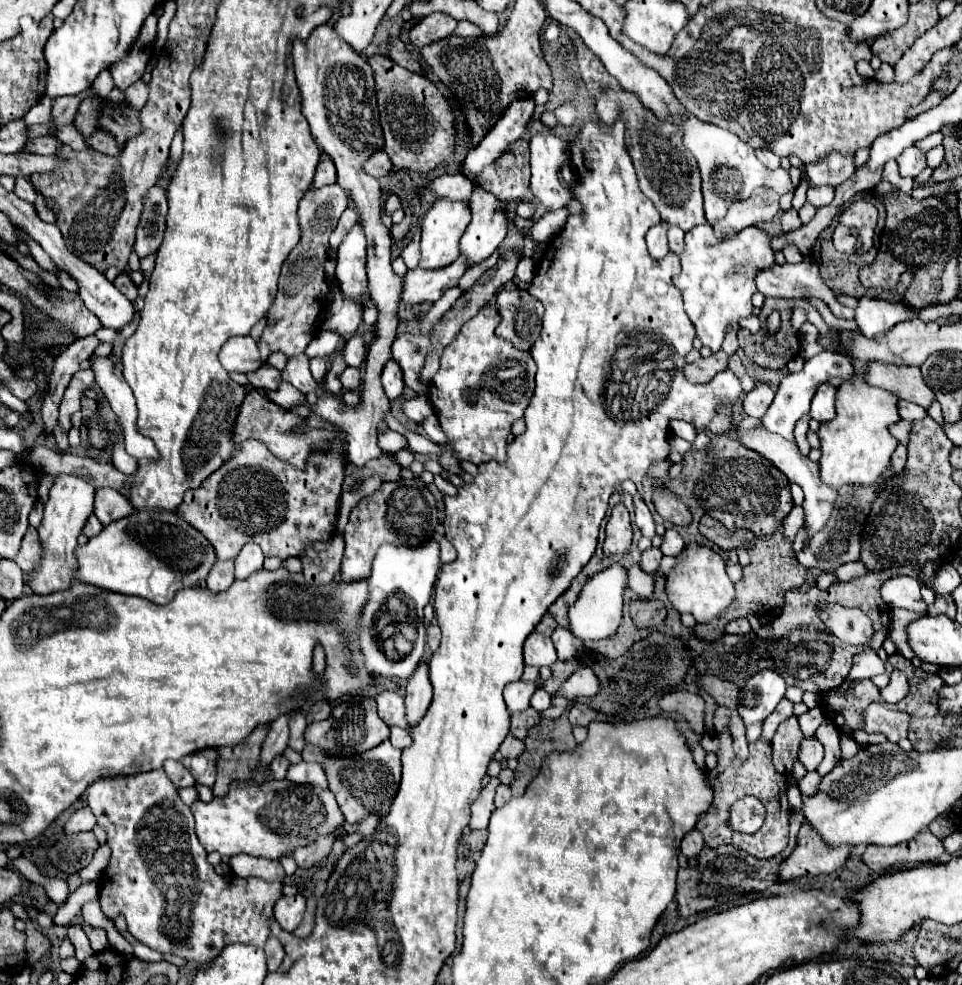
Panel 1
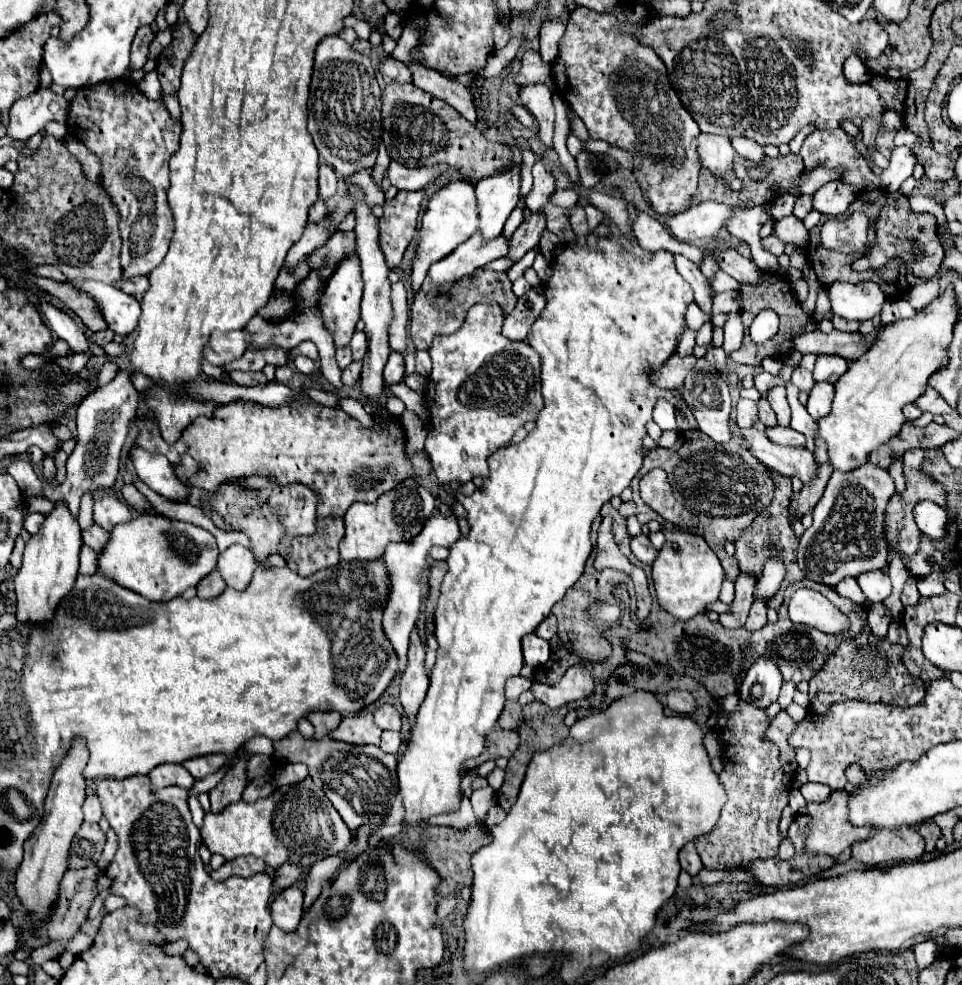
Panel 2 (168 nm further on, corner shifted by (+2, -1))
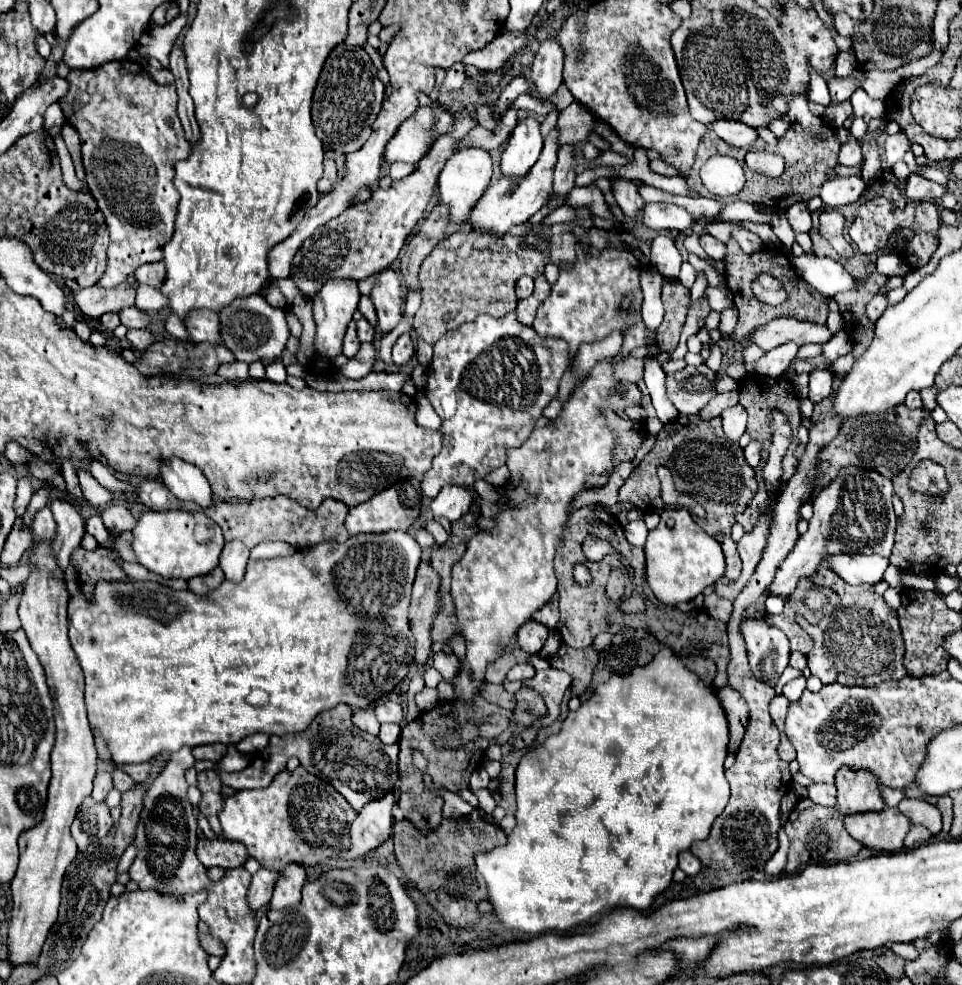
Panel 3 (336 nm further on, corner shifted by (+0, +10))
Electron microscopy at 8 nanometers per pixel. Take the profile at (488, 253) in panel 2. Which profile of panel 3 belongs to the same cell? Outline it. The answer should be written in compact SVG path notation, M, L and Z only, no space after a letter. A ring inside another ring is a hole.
M554 127L548 137L544 139L544 149L540 159L534 163L534 167L522 177L522 183L518 187L512 187L510 177L502 177L494 185L488 187L488 191L482 195L478 205L472 209L472 225L474 231L494 231L498 235L506 233L510 225L522 225L526 223L540 207L550 199L552 195L552 177L554 177L554 167L558 161L558 129Z

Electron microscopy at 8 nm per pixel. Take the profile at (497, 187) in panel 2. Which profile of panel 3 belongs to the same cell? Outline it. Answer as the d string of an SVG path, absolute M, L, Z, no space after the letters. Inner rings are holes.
M534 117L520 119L520 123L510 133L506 151L502 155L500 171L506 177L512 177L514 183L530 171L530 167L538 161L538 155L542 151L542 133L540 133L540 121Z

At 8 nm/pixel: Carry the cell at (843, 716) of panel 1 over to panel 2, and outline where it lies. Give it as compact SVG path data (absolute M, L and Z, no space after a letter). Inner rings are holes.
M868 626L862 634L844 638L840 650L836 650L836 654L822 666L820 674L810 682L810 710L822 714L834 702L846 700L882 702L898 708L920 704L926 696L926 686L902 666L902 654L902 646L890 644L888 638L876 638Z

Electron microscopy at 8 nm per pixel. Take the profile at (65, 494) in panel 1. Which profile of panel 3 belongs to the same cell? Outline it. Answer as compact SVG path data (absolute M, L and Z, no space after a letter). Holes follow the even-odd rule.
M42 541L30 557L34 565L32 575L24 583L20 599L20 621L28 635L30 647L38 655L50 695L54 701L56 719L56 745L52 749L52 781L48 787L48 803L44 821L20 837L20 865L10 883L12 891L12 919L8 923L8 961L12 967L34 965L38 961L40 949L46 941L50 927L58 919L60 907L60 887L64 881L66 867L76 855L76 843L70 835L70 825L74 815L86 795L92 793L92 779L96 775L96 747L94 737L88 727L86 705L84 705L84 675L80 663L68 641L68 591L62 577L62 569L54 563L50 555L50 543Z

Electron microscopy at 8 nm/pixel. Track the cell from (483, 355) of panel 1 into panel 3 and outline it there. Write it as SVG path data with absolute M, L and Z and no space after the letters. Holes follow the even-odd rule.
M510 313L510 315L504 315L504 317L490 317L490 315L480 315L478 319L474 319L472 323L464 323L462 327L454 329L454 331L448 331L436 345L434 345L434 357L430 361L430 367L428 367L428 385L426 385L426 397L430 401L430 405L434 407L434 411L440 415L442 419L442 427L440 431L444 433L444 443L442 443L442 451L434 457L432 461L432 467L430 471L424 473L424 479L422 479L422 493L430 499L434 499L438 495L438 491L448 483L448 485L474 485L474 481L478 479L484 479L492 469L500 467L500 465L506 465L506 451L512 449L512 447L520 447L528 435L532 433L536 421L542 417L542 409L556 397L558 393L558 383L568 367L568 357L570 357L570 351L568 351L568 345L566 341L562 339L556 339L556 337L540 337L534 327L528 327L528 325L522 325L518 319L516 319L516 313Z

